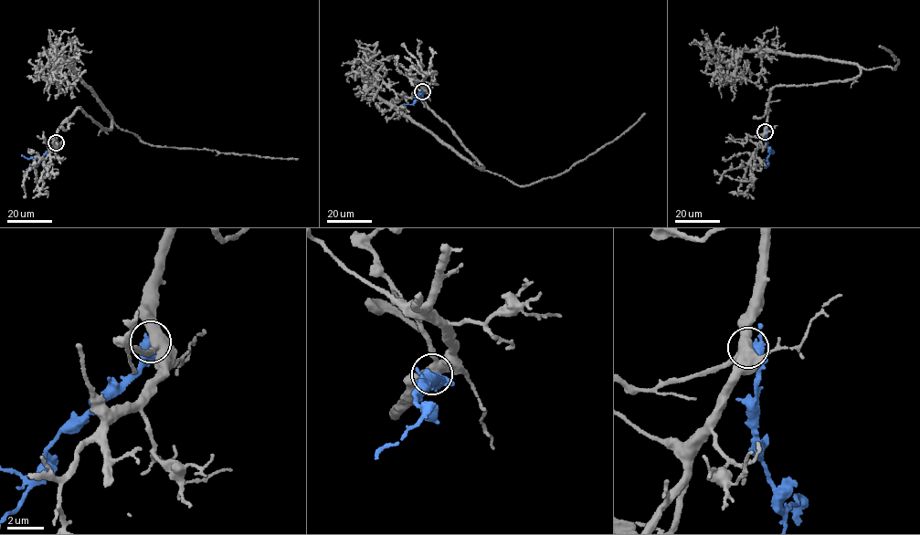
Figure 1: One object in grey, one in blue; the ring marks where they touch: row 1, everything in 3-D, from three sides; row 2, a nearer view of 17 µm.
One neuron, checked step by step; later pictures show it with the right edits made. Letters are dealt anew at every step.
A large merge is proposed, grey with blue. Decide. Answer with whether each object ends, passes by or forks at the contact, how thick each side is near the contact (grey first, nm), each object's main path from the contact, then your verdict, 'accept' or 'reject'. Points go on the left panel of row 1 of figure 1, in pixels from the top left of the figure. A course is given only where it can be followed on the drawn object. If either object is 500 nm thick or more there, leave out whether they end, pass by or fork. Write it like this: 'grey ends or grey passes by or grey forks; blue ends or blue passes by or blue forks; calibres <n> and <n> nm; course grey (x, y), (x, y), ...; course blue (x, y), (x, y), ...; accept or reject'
grey forks; blue forks; calibres 460 and 400 nm; course grey (56, 142), (58, 128), (79, 107), (111, 129), (89, 89), (58, 57), (58, 91), (85, 72); course blue (56, 142), (41, 160), (36, 157), (28, 159), (22, 155); reject

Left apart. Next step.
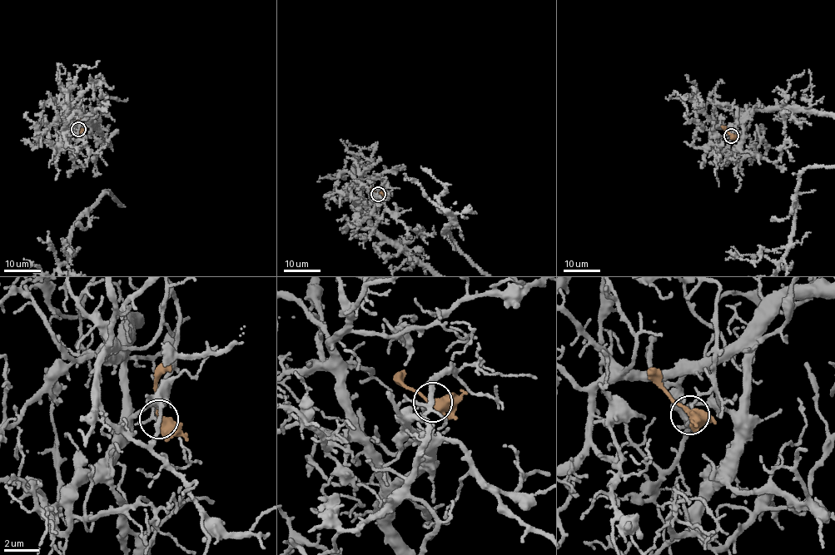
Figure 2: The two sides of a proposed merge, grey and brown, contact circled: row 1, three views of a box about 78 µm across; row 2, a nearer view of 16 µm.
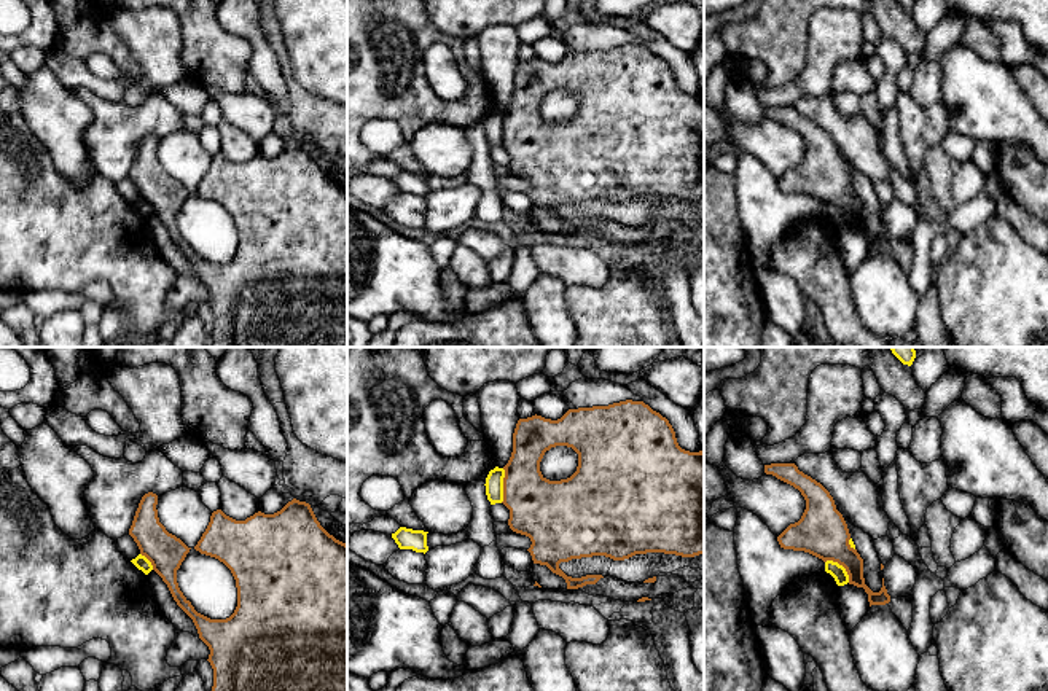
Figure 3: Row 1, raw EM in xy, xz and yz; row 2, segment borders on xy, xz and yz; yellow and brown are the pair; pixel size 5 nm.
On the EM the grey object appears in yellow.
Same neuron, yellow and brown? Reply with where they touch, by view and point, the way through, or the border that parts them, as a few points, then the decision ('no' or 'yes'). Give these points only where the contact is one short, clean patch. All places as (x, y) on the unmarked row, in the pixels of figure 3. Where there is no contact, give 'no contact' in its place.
meets yellow in xz at (502, 129); border along xz (504, 112), (504, 142), (500, 145); no

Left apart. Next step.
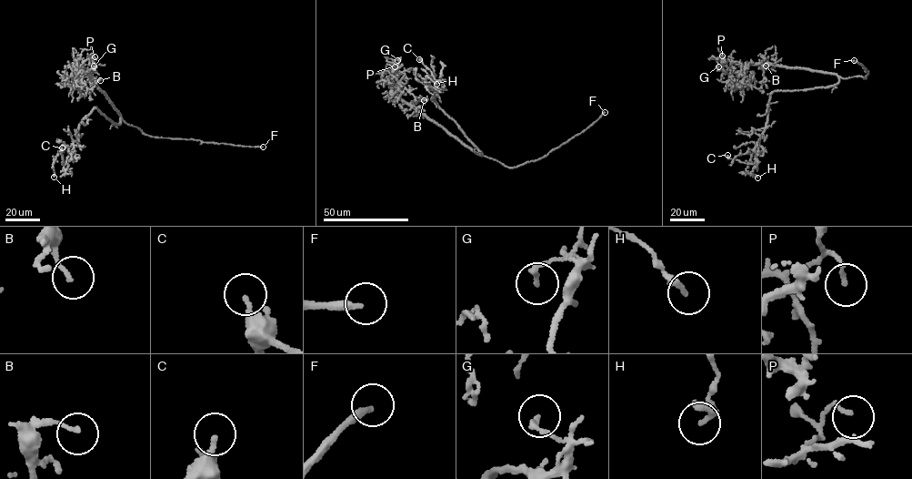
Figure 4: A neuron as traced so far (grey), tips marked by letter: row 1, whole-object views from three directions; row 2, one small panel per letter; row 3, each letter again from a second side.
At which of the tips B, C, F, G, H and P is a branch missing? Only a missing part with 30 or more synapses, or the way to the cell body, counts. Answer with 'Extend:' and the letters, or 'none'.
Extend: F

